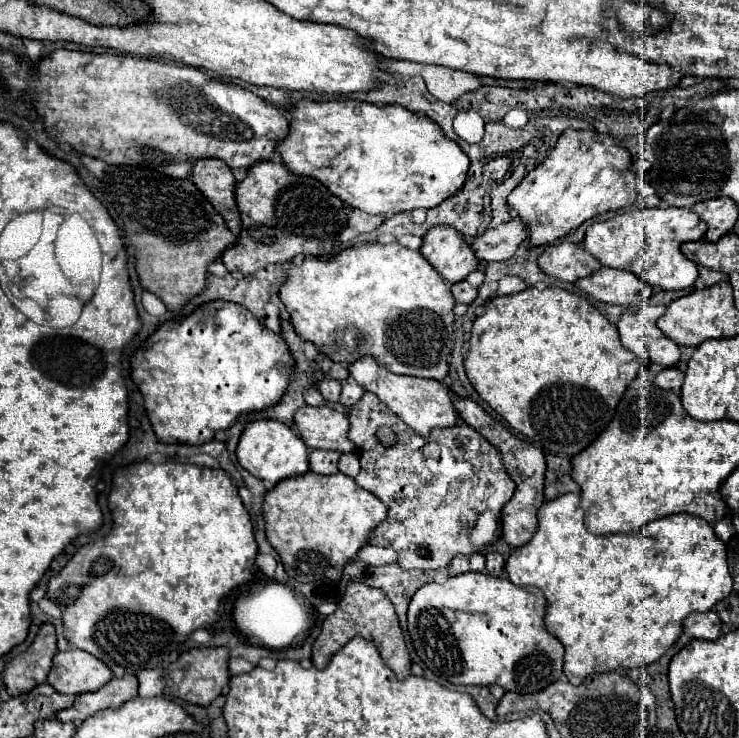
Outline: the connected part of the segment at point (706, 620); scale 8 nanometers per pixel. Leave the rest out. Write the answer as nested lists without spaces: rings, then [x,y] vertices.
[[[714,610],[710,612],[692,612],[686,620],[684,620],[684,634],[690,638],[704,638],[704,640],[716,640],[722,634],[722,622],[720,618],[714,614]]]

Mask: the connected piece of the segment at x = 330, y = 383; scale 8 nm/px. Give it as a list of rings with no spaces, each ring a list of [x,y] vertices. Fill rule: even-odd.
[[[322,380],[318,384],[318,390],[320,390],[320,394],[324,396],[326,402],[338,402],[340,388],[342,388],[342,384],[338,380]]]

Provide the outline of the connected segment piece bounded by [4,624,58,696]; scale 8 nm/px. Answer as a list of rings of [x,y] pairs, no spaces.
[[[42,624],[30,650],[16,656],[6,664],[4,684],[10,696],[30,692],[34,686],[44,684],[52,668],[52,658],[58,652],[56,632],[52,624]]]

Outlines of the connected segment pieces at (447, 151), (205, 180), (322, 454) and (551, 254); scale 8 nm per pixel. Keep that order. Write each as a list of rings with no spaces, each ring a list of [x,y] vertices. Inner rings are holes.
[[[302,100],[292,108],[292,116],[288,138],[280,142],[284,164],[300,176],[320,180],[344,204],[368,214],[384,214],[390,218],[414,208],[434,208],[452,194],[458,194],[466,180],[470,162],[462,148],[448,140],[438,124],[402,106],[376,106],[354,100],[332,100],[320,104]]]
[[[210,158],[210,160],[198,160],[192,170],[192,180],[198,186],[198,190],[212,202],[216,212],[222,214],[226,220],[226,226],[232,230],[232,234],[240,234],[240,212],[236,206],[234,190],[236,190],[236,178],[232,170],[226,166],[226,162]]]
[[[312,450],[310,452],[310,470],[316,474],[336,474],[338,472],[338,452]]]
[[[560,242],[548,246],[538,258],[540,268],[562,282],[576,282],[576,278],[584,278],[594,274],[602,264],[592,258],[580,244]]]

